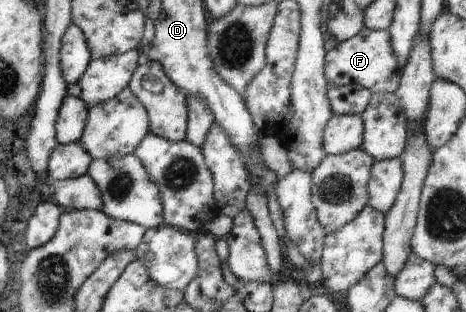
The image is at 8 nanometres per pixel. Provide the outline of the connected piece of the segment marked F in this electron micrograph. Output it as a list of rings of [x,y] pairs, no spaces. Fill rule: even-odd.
[[[364,27],[360,34],[345,40],[342,44],[337,44],[325,54],[324,74],[332,86],[360,84],[373,93],[394,94],[400,86],[402,73],[403,70],[396,60],[396,52],[392,50],[392,40],[388,30],[373,31]]]

